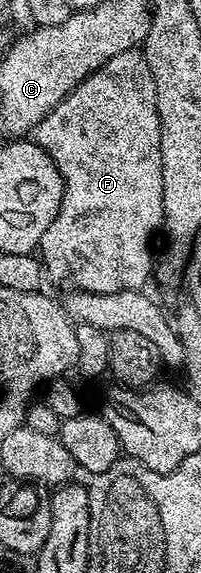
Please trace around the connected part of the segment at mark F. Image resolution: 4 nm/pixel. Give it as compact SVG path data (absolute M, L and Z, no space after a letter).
M141 50L124 52L115 58L111 58L100 68L91 73L76 90L69 93L59 106L55 106L39 122L35 129L35 143L52 158L59 174L63 178L65 193L63 202L47 230L43 234L39 245L39 259L43 265L46 277L58 280L61 284L70 284L70 289L79 292L94 292L95 294L115 294L116 292L136 292L144 289L145 283L151 280L151 273L155 268L155 256L149 253L149 243L153 240L153 231L162 227L164 218L163 208L163 164L160 161L161 123L159 122L159 110L157 109L157 95L155 94L155 82L151 78L151 70L145 61L145 53Z

